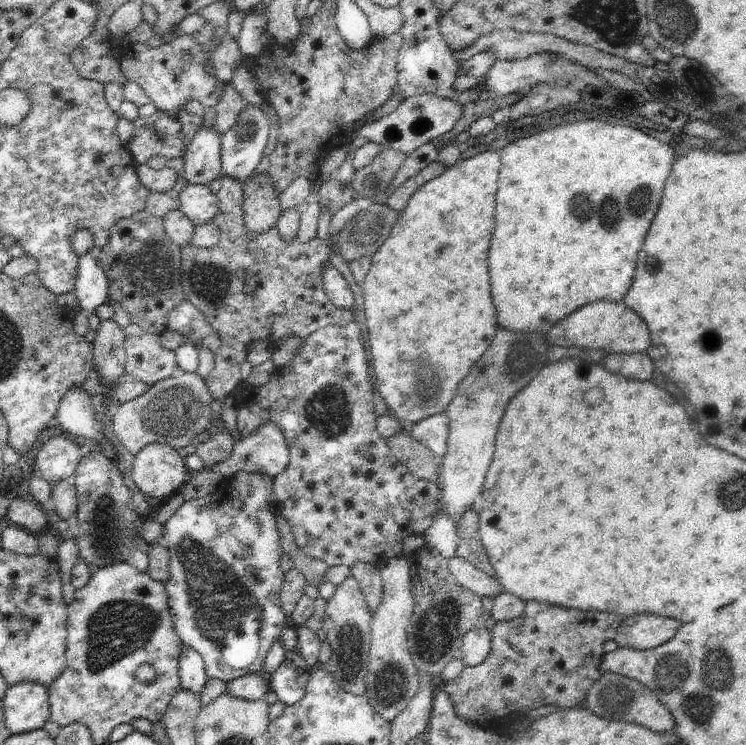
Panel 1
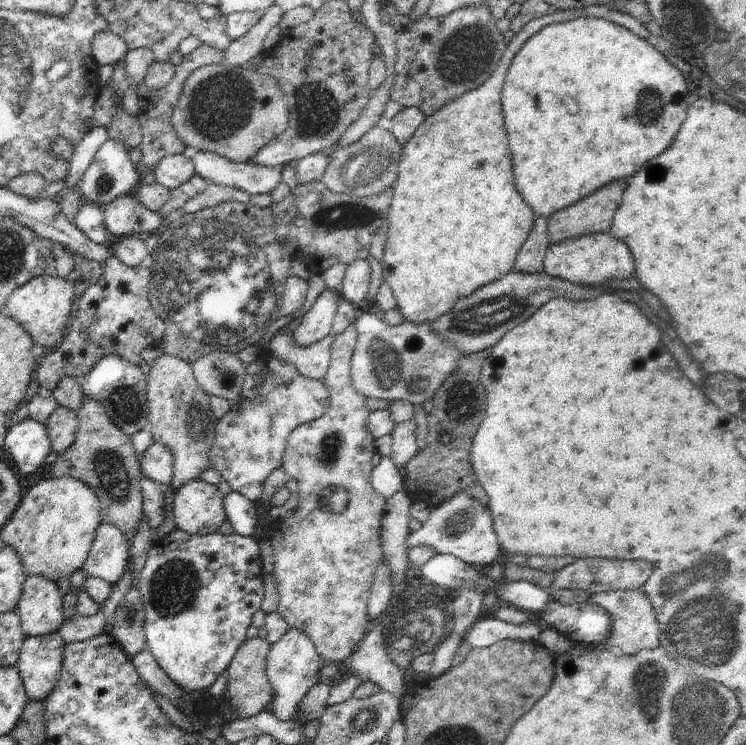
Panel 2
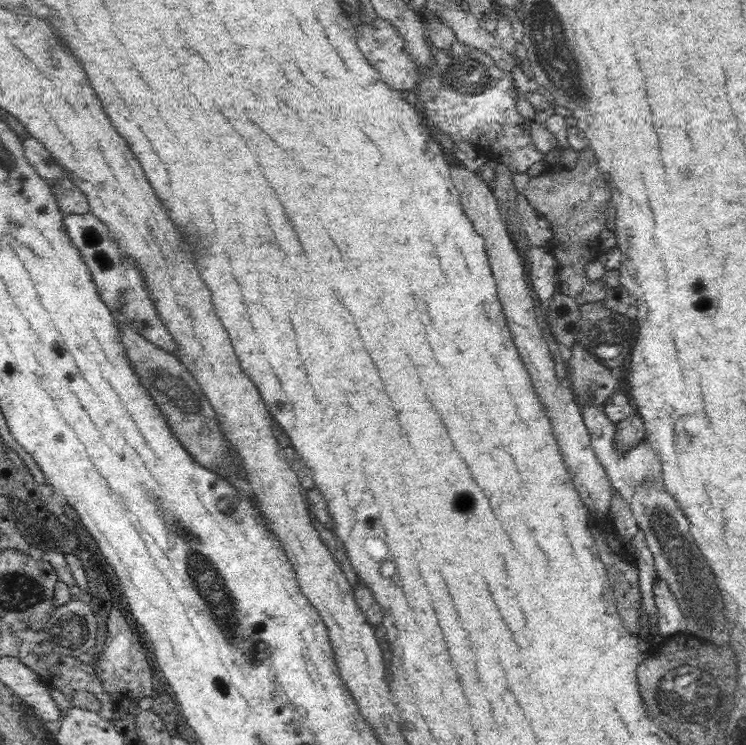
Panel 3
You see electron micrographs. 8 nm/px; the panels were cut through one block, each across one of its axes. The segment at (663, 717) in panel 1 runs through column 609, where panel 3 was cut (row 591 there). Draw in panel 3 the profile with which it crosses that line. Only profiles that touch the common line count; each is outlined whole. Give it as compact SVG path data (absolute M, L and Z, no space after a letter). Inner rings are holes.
M589 405L588 407L583 407L582 414L590 434L594 453L605 468L608 480L612 483L613 488L628 502L637 525L644 531L647 546L653 554L657 576L666 582L676 597L682 614L686 617L687 630L705 642L718 645L719 647L726 647L724 644L728 644L728 626L724 622L726 618L724 618L724 612L722 612L722 606L724 606L722 604L722 594L718 592L718 585L711 566L691 537L691 532L689 531L690 522L685 518L676 499L670 496L664 488L662 465L660 464L661 458L658 456L658 453L649 447L646 442L642 442L638 447L629 449L624 454L618 453L616 445L614 445L615 424L606 417L605 409Z

